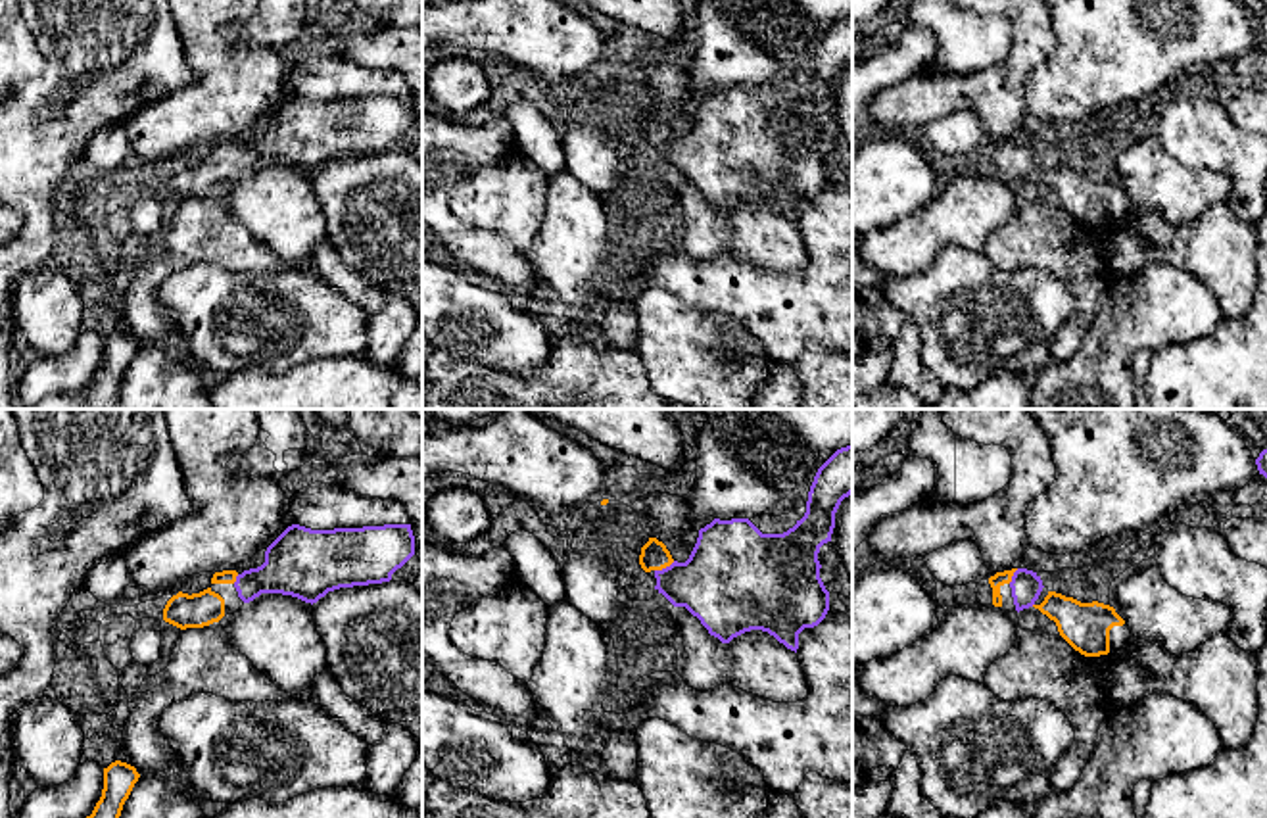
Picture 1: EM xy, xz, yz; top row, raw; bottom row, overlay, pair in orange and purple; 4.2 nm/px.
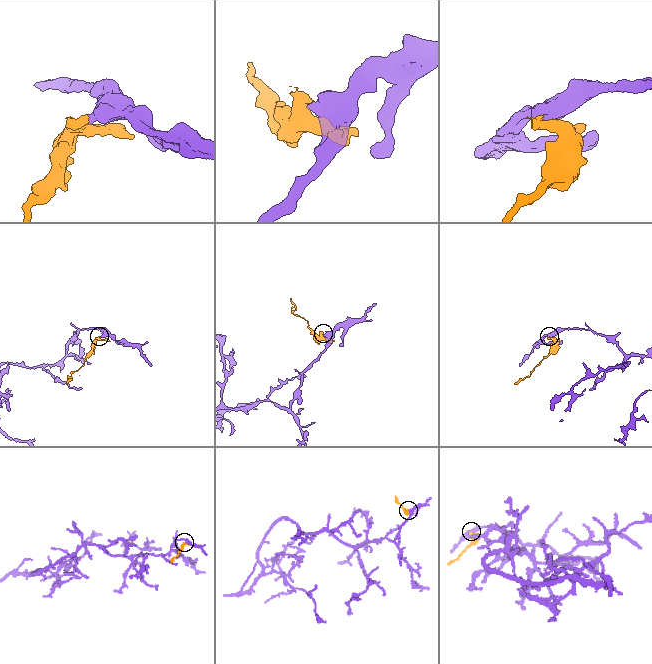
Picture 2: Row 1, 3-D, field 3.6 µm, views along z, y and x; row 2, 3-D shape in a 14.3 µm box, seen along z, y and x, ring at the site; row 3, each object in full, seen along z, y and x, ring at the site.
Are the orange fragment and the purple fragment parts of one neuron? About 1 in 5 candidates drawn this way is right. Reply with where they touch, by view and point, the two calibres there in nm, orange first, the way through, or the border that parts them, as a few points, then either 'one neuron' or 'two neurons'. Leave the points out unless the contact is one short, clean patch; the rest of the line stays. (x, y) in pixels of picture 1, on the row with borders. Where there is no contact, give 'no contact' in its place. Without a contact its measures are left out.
xz (665, 567) | 120/360 nm | across xz (655, 555), (665, 567), (680, 582), (722, 582) | one neuron

